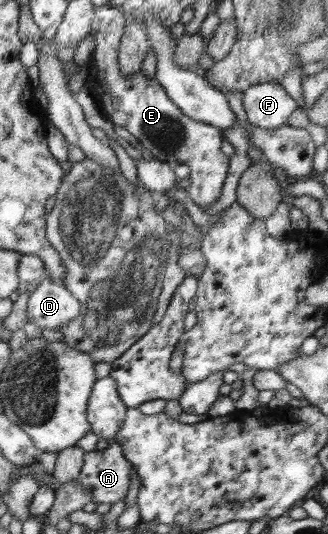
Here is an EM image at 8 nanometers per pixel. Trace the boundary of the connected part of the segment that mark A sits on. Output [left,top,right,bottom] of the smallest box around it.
[77,442,132,505]

